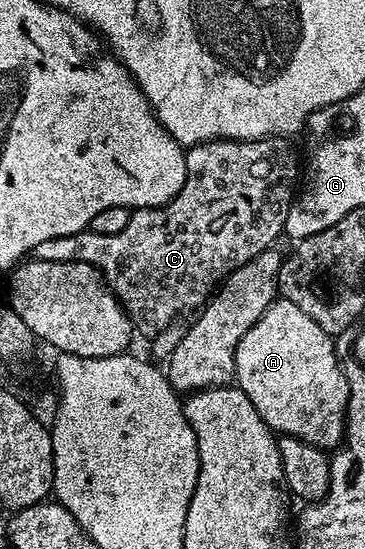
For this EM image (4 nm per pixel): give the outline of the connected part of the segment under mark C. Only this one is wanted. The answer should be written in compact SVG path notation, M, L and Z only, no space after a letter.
M268 137L265 139L210 139L207 143L198 143L195 147L186 148L187 176L185 177L185 185L181 185L181 193L177 193L177 197L170 199L165 206L141 207L132 210L129 217L129 225L125 225L125 229L121 229L121 233L102 235L101 233L93 233L88 229L78 231L72 235L66 235L65 237L49 237L49 241L41 241L41 245L35 247L33 252L34 258L41 261L93 265L105 276L106 282L113 288L115 298L119 300L120 305L123 306L123 312L131 320L132 328L136 332L144 331L147 337L154 336L156 333L163 331L164 328L170 327L176 321L179 321L179 318L186 311L191 311L190 313L198 312L203 304L215 294L219 284L229 277L229 273L233 273L238 267L245 265L245 261L257 257L257 253L268 250L274 244L271 242L278 235L282 236L284 234L285 217L289 217L291 200L296 198L297 184L301 179L300 156L298 159L295 156L294 149L287 143L290 142L283 137Z

